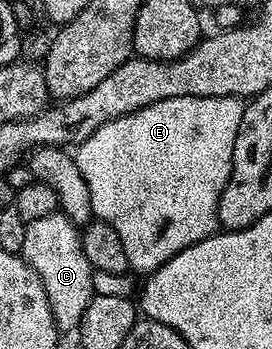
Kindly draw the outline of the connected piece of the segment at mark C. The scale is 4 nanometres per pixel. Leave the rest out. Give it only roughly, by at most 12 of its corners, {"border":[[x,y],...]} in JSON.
{"border":[[58,211],[25,226],[53,324],[80,330],[94,297],[81,233]]}

